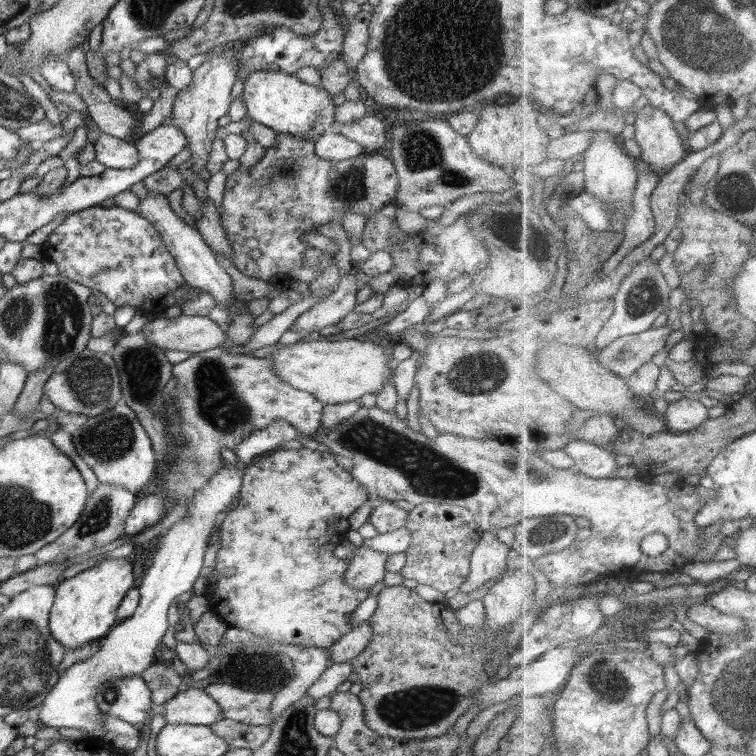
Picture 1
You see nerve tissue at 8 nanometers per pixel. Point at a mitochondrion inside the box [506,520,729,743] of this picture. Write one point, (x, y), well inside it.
(605, 680)

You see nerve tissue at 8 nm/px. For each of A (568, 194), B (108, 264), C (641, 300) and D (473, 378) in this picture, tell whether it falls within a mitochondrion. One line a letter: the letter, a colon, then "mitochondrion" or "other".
A: other
B: other
C: mitochondrion
D: mitochondrion

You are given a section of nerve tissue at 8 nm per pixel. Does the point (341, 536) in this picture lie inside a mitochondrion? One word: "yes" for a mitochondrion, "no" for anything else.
no

